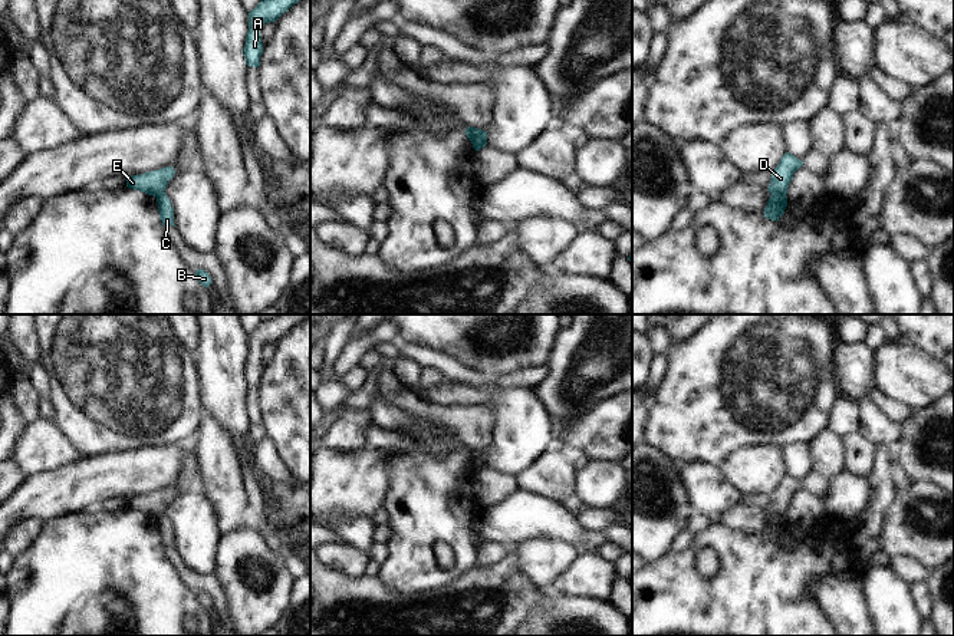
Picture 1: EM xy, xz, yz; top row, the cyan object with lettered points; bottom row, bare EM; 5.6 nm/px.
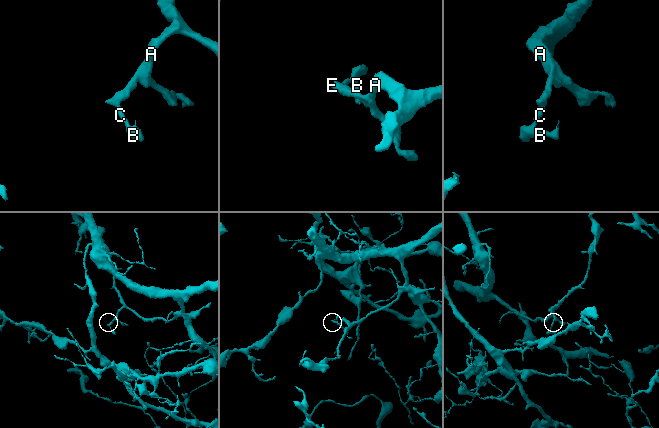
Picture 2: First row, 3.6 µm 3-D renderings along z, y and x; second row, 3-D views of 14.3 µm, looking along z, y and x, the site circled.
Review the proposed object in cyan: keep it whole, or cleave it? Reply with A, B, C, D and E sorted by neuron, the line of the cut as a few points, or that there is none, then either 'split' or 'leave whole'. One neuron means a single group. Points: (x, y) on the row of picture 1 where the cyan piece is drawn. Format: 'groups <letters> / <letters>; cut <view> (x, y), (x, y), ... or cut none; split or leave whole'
groups A D E / B C; cut yz (770, 193), (782, 193), (785, 195); split

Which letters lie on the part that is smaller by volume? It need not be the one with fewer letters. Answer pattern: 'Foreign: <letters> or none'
Foreign: B, C

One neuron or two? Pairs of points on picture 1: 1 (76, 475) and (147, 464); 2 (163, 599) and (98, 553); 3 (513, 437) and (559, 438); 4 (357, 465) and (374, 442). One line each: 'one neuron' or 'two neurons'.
1: one neuron
2: one neuron
3: two neurons
4: two neurons

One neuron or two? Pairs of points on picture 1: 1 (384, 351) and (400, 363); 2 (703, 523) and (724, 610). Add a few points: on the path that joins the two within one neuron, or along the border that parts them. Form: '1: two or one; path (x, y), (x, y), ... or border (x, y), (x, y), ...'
1: one; path (388, 352), (395, 359)
2: two; border (710, 524), (696, 536)

